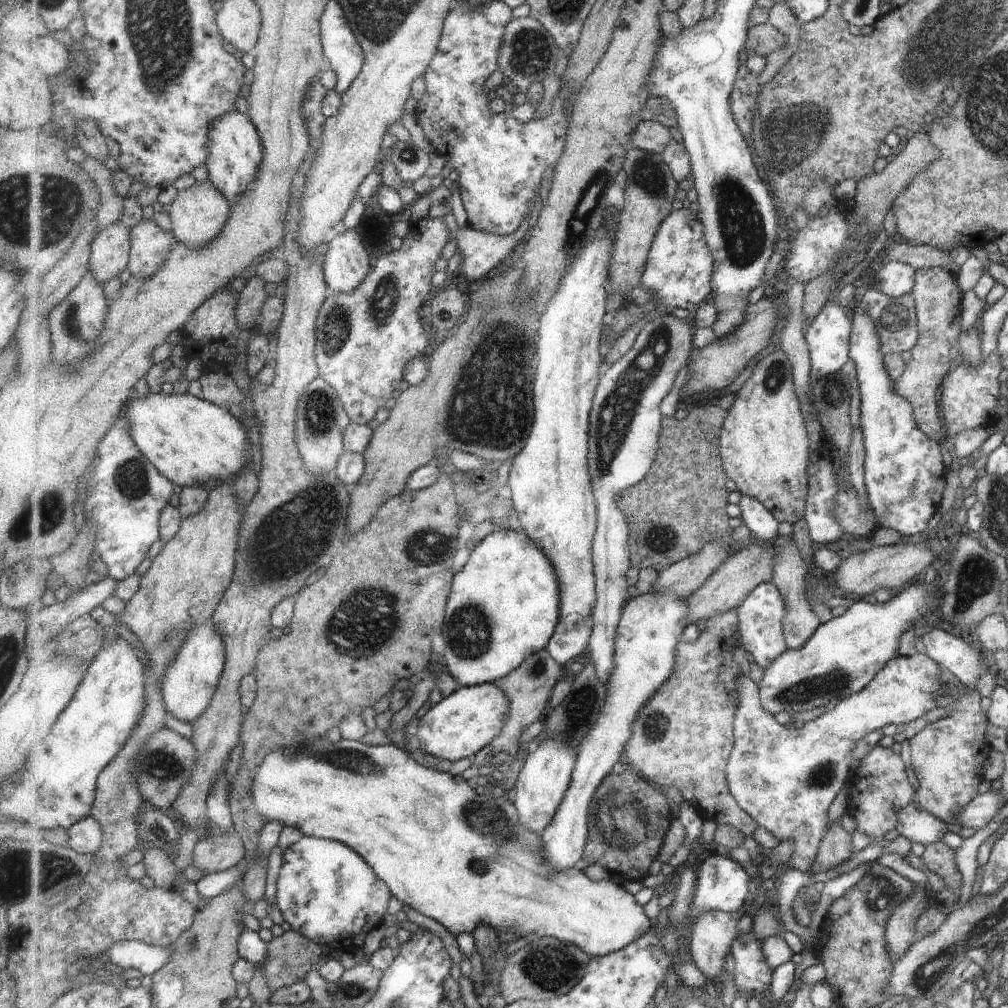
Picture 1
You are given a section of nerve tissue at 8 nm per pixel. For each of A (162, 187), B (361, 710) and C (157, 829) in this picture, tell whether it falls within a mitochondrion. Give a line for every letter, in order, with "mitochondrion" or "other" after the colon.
A: other
B: other
C: mitochondrion

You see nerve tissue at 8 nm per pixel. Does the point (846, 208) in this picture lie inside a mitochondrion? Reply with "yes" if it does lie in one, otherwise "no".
no

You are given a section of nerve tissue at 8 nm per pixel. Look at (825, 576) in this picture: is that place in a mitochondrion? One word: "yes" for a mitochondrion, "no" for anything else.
no

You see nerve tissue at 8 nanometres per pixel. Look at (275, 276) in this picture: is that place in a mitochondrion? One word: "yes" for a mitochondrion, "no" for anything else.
no

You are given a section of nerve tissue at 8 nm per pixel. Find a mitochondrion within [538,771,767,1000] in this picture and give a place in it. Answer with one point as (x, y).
(630, 819)

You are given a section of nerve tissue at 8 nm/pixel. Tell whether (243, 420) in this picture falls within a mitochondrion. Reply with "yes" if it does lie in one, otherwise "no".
no

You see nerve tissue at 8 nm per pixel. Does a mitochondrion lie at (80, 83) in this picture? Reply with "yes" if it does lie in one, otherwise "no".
no

